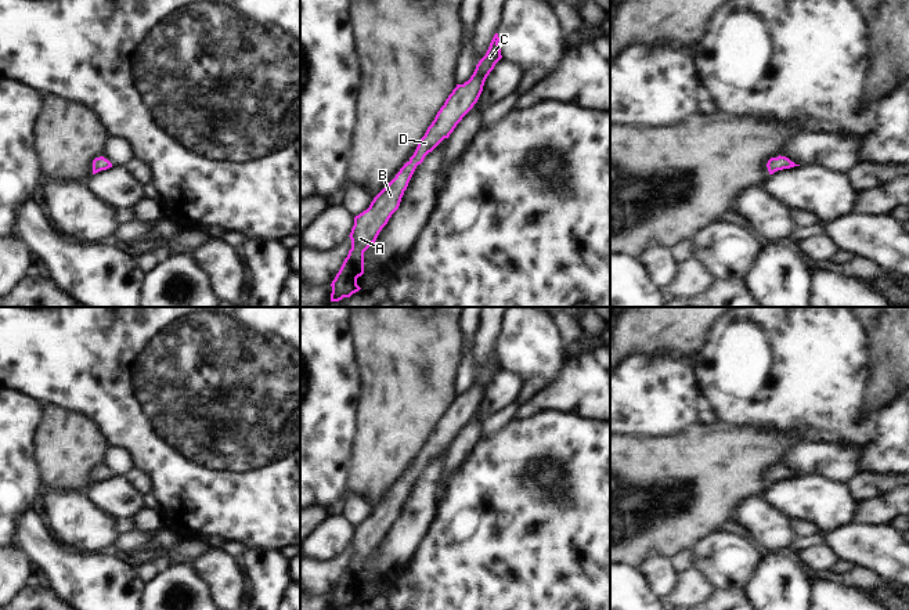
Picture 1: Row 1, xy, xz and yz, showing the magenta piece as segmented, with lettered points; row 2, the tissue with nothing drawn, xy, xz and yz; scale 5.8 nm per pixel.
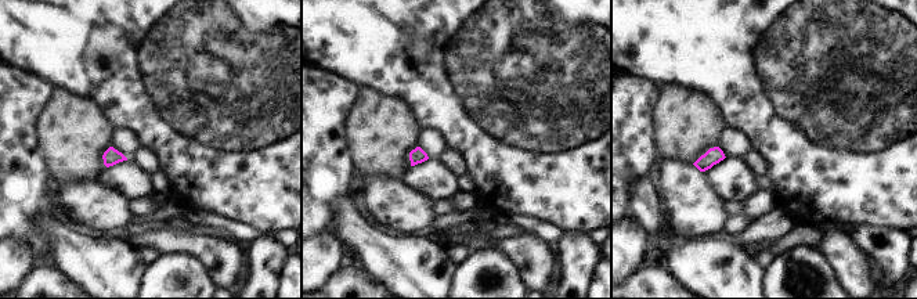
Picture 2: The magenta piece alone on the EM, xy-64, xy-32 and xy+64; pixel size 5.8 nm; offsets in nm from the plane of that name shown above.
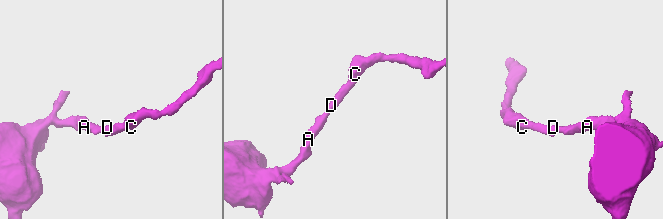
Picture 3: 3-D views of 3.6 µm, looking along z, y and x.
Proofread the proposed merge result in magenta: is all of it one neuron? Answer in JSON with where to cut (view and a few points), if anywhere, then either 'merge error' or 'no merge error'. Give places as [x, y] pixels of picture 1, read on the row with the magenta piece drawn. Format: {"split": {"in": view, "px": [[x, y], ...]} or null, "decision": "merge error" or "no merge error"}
{"split": null, "decision": "no merge error"}

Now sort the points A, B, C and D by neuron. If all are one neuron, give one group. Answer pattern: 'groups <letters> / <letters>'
groups A B C D

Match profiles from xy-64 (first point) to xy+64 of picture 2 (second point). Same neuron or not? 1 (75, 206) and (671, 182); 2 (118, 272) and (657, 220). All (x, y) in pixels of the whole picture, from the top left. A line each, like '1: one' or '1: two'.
1: one
2: one

